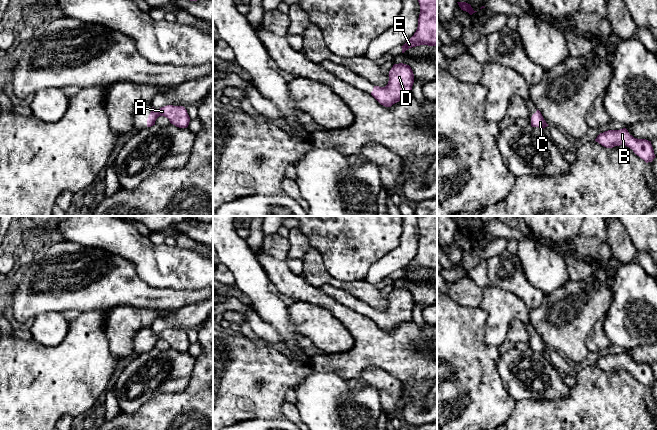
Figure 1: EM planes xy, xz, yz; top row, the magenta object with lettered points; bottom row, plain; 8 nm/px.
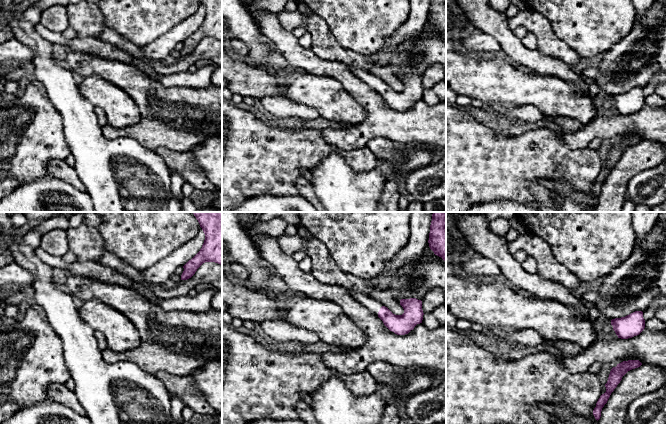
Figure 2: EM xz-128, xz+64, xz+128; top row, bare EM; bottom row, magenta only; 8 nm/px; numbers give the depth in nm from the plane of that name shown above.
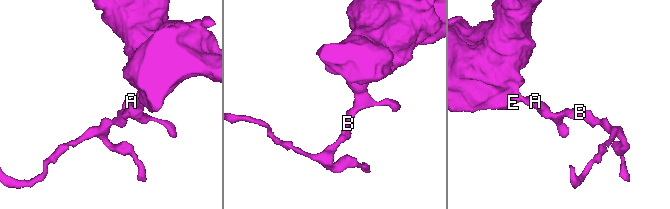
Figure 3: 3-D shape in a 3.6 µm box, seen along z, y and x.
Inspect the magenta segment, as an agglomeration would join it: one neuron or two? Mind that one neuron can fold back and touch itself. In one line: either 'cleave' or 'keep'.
keep

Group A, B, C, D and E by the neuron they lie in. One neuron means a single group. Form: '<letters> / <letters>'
A B C D E

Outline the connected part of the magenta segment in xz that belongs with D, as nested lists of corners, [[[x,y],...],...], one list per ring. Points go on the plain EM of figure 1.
[[[394,288],[389,295],[385,311],[374,310],[371,319],[383,330],[391,331],[402,323],[412,320],[414,298],[409,289]]]

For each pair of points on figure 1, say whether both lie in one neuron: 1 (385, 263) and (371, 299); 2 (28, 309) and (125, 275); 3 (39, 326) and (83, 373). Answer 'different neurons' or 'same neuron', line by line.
1: different neurons
2: same neuron
3: different neurons

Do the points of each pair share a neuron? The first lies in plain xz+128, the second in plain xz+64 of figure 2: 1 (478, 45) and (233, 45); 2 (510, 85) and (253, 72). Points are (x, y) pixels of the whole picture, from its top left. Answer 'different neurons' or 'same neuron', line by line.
1: same neuron
2: same neuron

